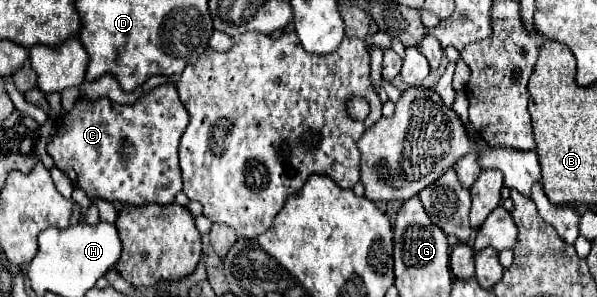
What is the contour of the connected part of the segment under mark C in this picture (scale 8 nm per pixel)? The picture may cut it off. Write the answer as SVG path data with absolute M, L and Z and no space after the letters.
M165 83L155 87L151 93L143 95L133 105L119 105L111 99L89 101L81 97L75 107L59 121L57 135L51 139L47 153L53 157L55 167L59 167L75 187L83 189L89 199L107 199L111 203L145 205L173 203L175 195L181 191L181 169L177 159L179 139L189 123L189 113L179 101L175 83Z

